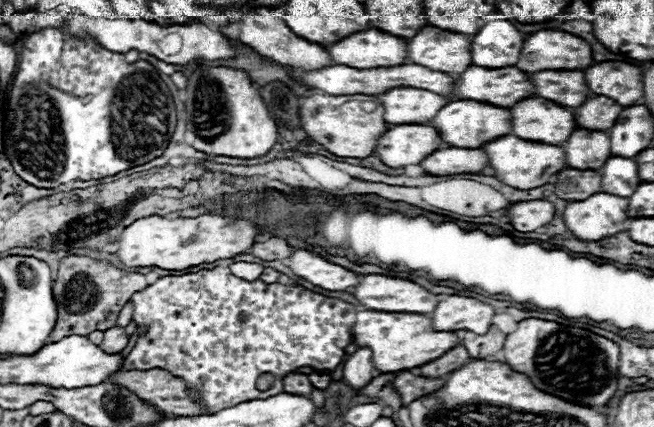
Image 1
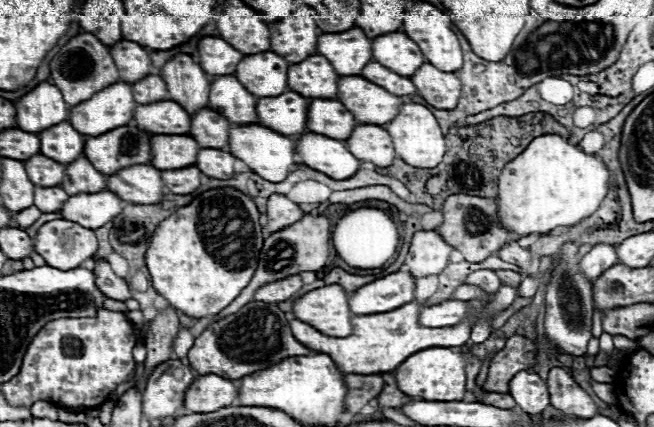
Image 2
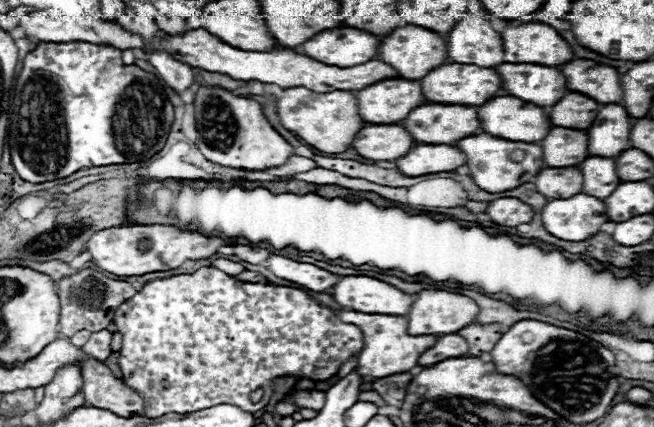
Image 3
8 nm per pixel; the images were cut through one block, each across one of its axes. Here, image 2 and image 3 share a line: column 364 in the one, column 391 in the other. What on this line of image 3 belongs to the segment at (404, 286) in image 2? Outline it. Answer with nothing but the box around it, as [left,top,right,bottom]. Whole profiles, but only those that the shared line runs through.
[330,276,416,316]

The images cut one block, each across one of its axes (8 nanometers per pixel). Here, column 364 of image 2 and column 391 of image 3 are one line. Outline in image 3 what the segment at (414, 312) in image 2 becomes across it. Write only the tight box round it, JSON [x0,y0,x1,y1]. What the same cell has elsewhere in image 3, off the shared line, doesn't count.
[340,310,438,378]

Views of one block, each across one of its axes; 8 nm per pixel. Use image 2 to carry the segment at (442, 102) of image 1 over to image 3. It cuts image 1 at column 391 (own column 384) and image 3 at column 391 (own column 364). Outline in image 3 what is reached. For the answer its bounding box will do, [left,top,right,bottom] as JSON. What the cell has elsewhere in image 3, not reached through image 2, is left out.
[356,80,426,124]

